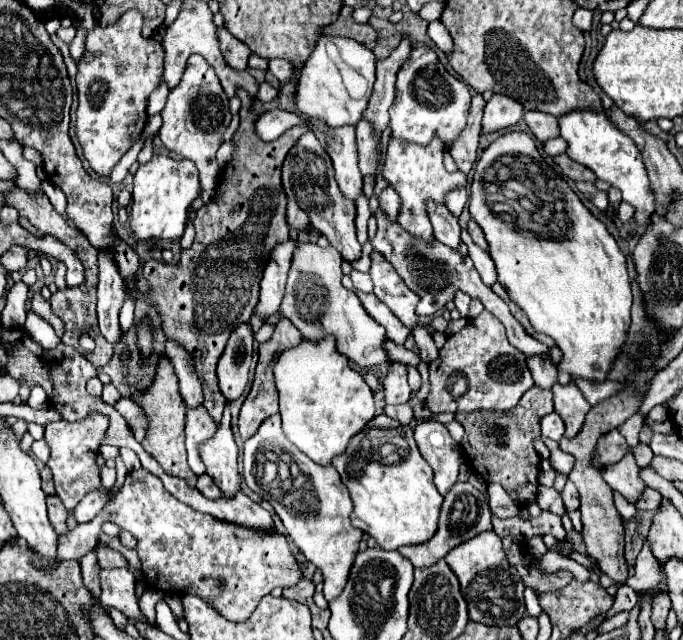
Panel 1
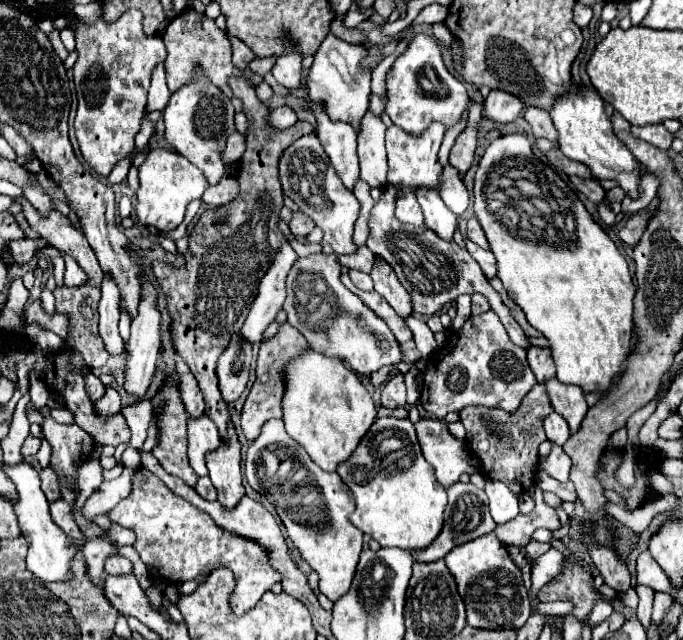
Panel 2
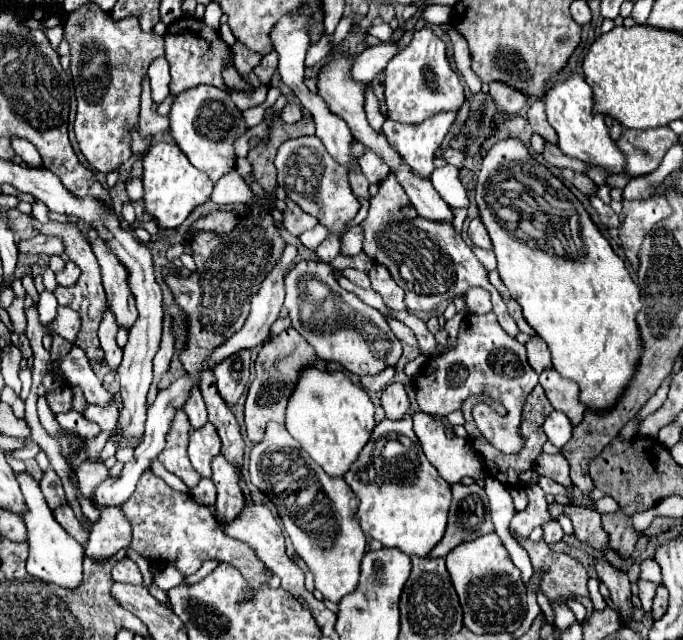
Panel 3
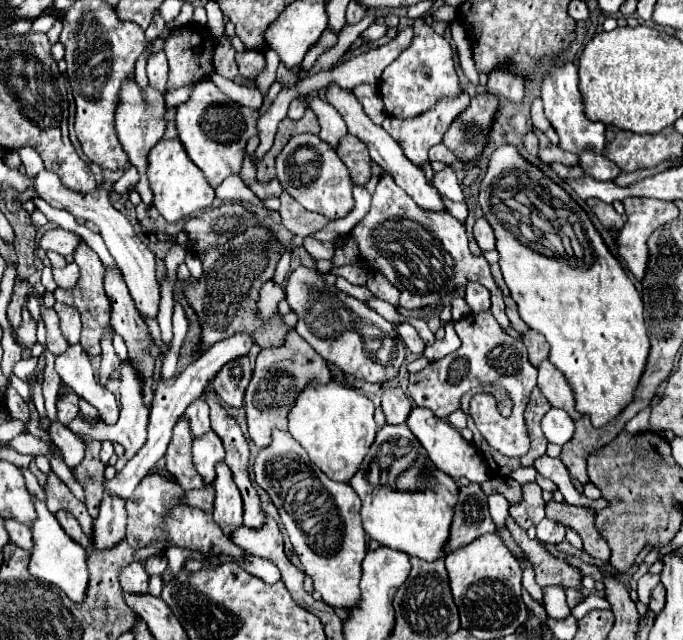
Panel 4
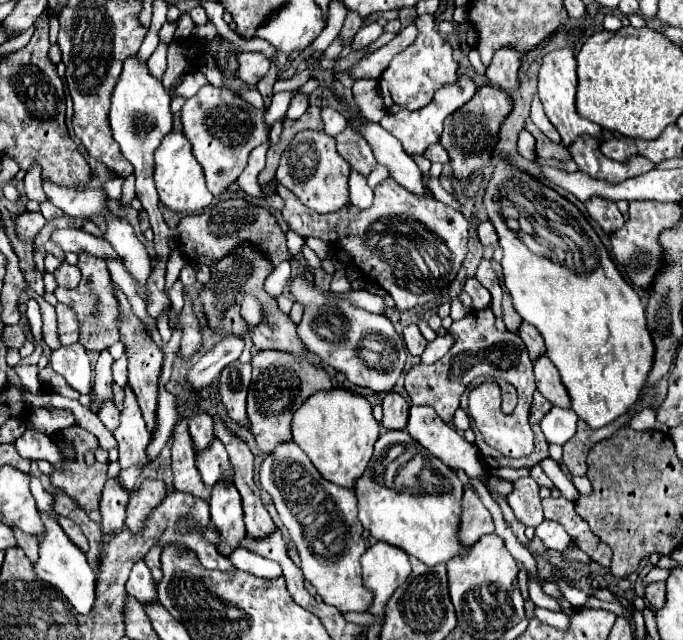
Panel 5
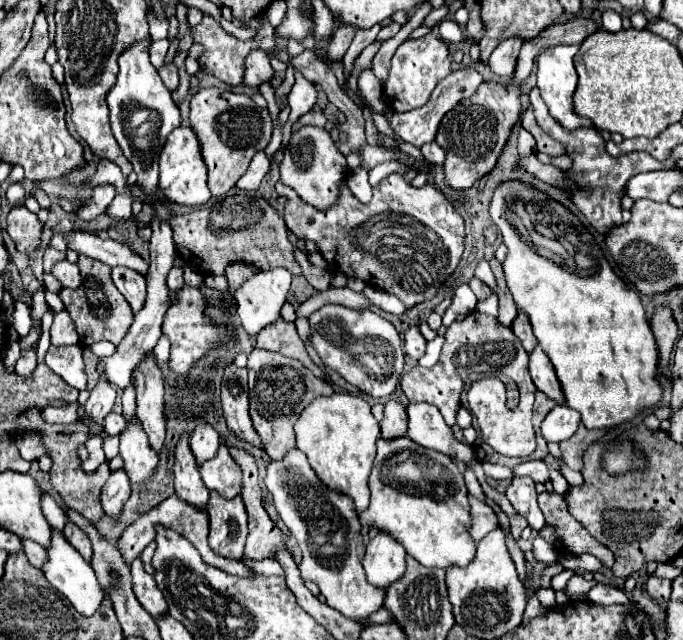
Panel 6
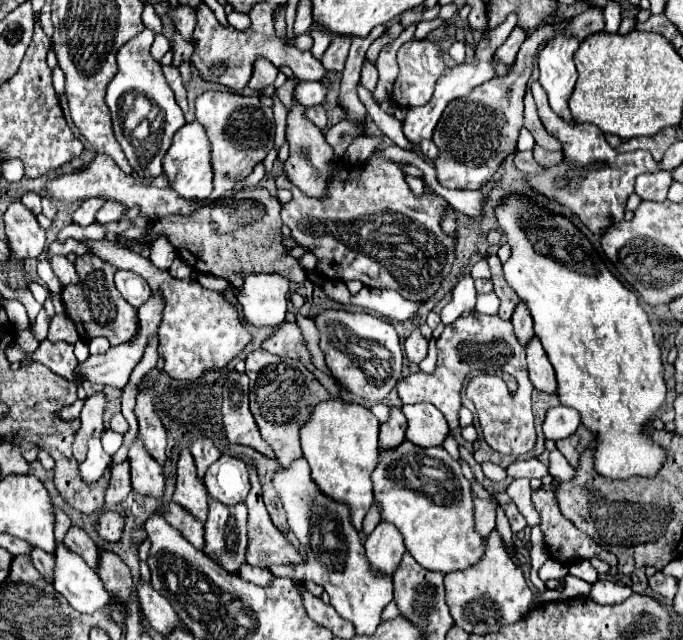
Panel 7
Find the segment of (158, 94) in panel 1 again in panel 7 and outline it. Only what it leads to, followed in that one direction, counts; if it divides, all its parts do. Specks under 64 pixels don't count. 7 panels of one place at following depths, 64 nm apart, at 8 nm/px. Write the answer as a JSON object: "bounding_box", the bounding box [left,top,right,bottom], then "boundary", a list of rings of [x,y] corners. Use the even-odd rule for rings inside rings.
{"bounding_box":[152,34,170,60],"boundary":[[[158,34],[156,40],[154,40],[154,44],[152,44],[152,56],[154,56],[156,60],[160,60],[168,50],[170,50],[170,42],[168,42],[162,34]]]}

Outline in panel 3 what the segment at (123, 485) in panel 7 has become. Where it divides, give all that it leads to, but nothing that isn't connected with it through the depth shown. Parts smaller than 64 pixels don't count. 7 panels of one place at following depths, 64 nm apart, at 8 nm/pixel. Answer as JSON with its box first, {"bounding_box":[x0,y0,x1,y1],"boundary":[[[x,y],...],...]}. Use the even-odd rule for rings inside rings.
{"bounding_box":[84,506,132,560],"boundary":[[[104,506],[100,508],[100,518],[90,528],[90,540],[84,546],[86,556],[106,560],[106,556],[116,554],[120,548],[126,548],[130,544],[130,538],[132,530],[120,506]]]}

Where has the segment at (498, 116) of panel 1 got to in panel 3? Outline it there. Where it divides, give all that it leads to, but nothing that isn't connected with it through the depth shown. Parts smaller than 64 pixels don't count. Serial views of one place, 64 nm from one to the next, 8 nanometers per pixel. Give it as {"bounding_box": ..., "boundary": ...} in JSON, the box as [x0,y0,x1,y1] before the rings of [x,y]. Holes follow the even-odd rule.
{"bounding_box":[490,82,526,114],"boundary":[[[492,82],[490,94],[492,94],[492,100],[508,114],[516,114],[526,104],[526,96],[504,82]]]}

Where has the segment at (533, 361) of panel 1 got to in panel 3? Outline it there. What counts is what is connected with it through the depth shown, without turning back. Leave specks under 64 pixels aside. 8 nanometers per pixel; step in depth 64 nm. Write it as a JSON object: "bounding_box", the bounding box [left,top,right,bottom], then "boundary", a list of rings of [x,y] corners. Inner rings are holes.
{"bounding_box":[526,336,552,374],"boundary":[[[532,336],[528,342],[526,342],[526,348],[528,348],[528,362],[530,366],[540,374],[544,368],[550,368],[552,362],[550,362],[550,350],[546,346],[546,342],[540,338],[540,336]]]}

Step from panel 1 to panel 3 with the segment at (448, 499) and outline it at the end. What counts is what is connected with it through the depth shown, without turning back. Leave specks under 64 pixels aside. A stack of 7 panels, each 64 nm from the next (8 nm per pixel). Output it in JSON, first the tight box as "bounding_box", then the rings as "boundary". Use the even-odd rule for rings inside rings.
{"bounding_box":[434,482,494,556],"boundary":[[[474,482],[470,486],[454,484],[452,486],[452,508],[448,516],[448,528],[444,540],[434,548],[434,556],[446,556],[458,544],[480,538],[494,532],[490,520],[488,500],[480,500],[480,486]]]}

